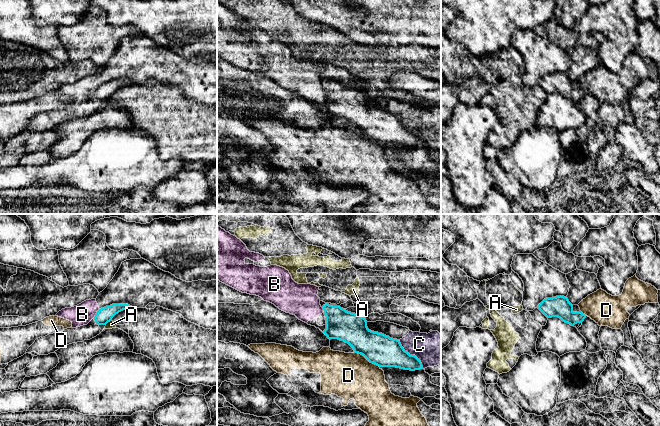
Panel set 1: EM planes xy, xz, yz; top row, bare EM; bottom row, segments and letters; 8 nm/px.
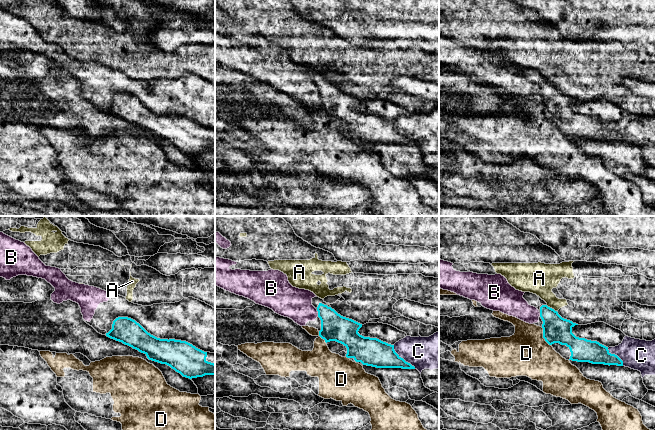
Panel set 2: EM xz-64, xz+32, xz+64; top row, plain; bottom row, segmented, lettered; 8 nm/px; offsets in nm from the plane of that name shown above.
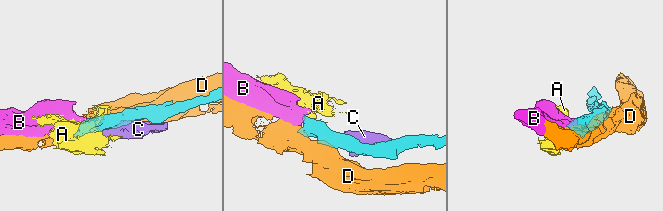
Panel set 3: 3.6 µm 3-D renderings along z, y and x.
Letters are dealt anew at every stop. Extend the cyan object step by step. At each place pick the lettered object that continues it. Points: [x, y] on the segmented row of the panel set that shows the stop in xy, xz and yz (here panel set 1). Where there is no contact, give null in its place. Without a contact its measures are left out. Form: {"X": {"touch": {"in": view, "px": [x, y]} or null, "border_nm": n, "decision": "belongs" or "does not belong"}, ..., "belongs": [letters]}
{"A": {"touch": {"in": "xy", "px": [108, 321]}, "border_nm": 70, "decision": "does not belong"}, "B": {"touch": {"in": "xy", "px": [95, 315]}, "border_nm": 60, "decision": "does not belong"}, "C": {"touch": {"in": "xz", "px": [411, 355]}, "border_nm": 300, "decision": "does not belong"}, "D": {"touch": {"in": "xz", "px": [367, 359]}, "border_nm": 240, "decision": "does not belong"}, "belongs": []}

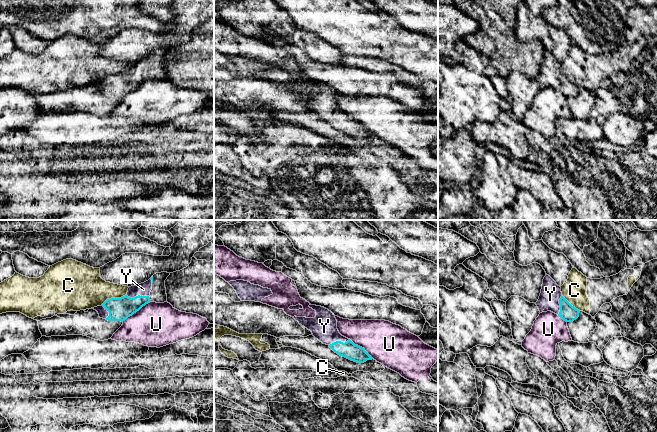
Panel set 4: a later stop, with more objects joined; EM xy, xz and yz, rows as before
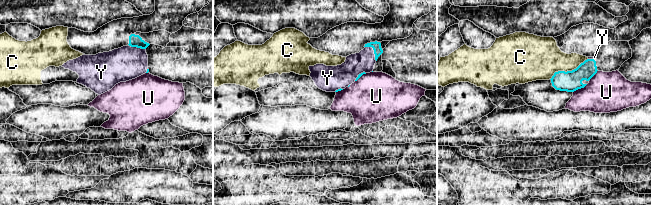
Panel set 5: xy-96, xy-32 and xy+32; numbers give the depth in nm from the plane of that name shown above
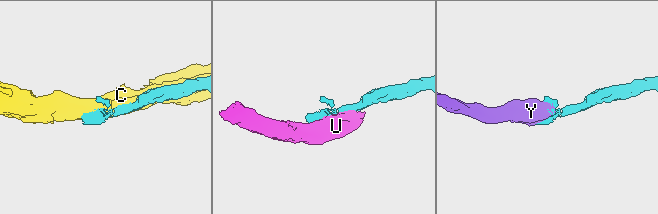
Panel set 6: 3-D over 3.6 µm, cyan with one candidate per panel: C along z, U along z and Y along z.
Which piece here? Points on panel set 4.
{"C": {"touch": {"in": "xy", "px": [113, 298]}, "border_nm": 220, "decision": "does not belong"}, "U": {"touch": {"in": "xy", "px": [136, 311]}, "border_nm": 280, "decision": "does not belong"}, "Y": {"touch": {"in": "xy", "px": [137, 296]}, "border_nm": 180, "decision": "belongs"}, "belongs": ["Y"]}

